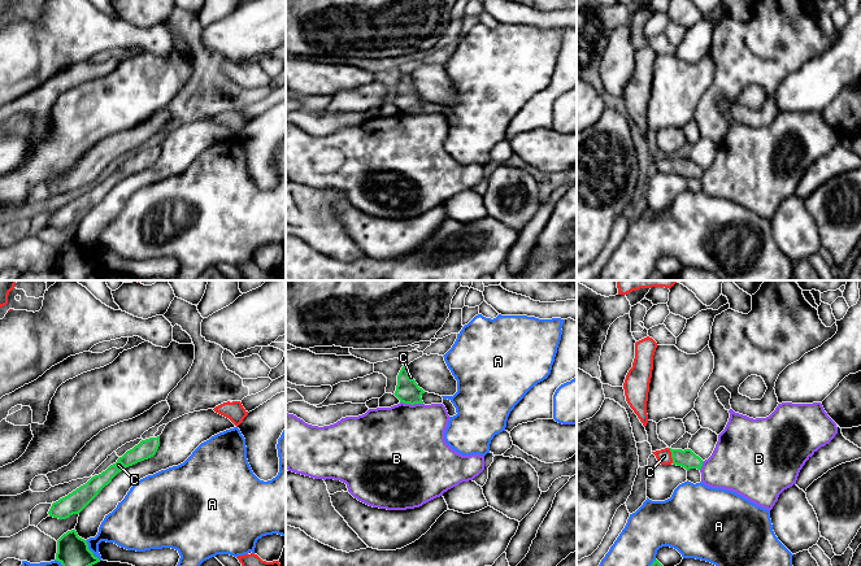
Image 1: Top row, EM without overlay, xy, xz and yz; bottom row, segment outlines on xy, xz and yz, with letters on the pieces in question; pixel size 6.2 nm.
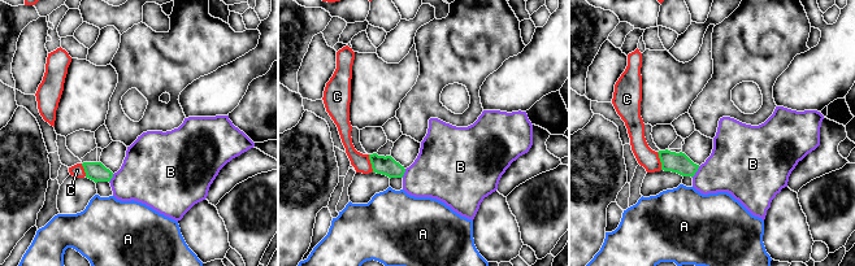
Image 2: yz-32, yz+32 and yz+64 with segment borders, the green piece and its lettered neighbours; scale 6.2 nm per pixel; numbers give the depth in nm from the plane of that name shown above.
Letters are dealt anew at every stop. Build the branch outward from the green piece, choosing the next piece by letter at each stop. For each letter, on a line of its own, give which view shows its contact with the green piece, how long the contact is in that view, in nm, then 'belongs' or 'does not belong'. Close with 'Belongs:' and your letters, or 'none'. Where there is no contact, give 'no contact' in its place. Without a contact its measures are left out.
A: meets green in xy; contact 160 nm long; does not belong
B: meets green in xz; contact 140 nm long; does not belong
C: meets green in yz; contact 100 nm long; belongs
Belongs: C

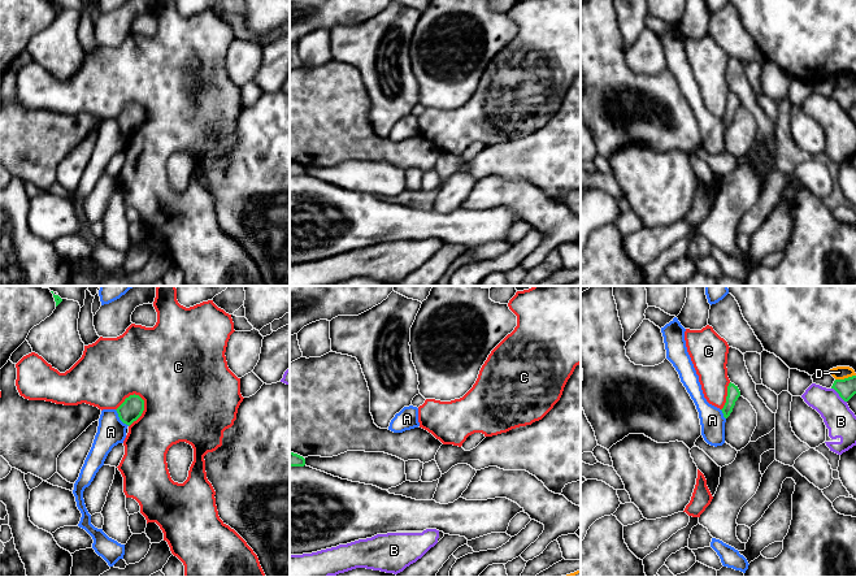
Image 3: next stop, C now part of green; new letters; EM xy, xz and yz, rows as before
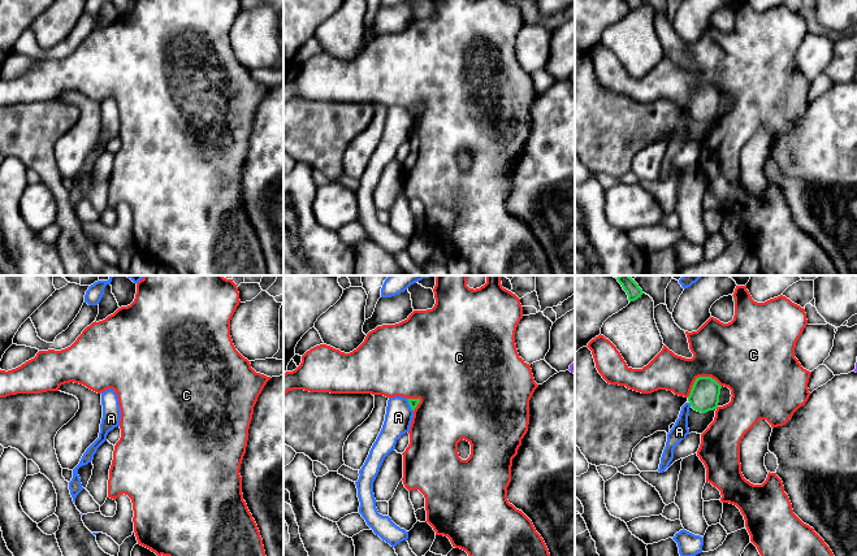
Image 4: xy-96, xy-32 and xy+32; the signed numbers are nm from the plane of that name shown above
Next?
A: meets green in xy; contact 140 nm long; does not belong
B: meets green in yz; contact 130 nm long; does not belong
C: meets green in xy; contact 220 nm long; does not belong
D: meets green in yz; contact 130 nm long; does not belong
Belongs: none

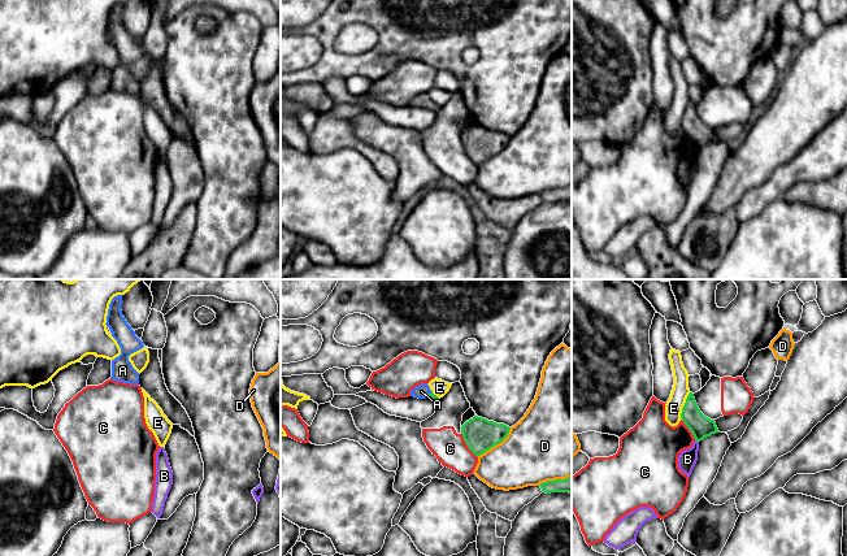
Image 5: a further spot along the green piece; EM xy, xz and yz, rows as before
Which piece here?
A: meets green in xz; contact 60 nm long; belongs
B: meets green in yz; contact 30 nm long; does not belong
C: meets green in xz; contact 190 nm long; does not belong
D: meets green in xz; contact 280 nm long; does not belong
E: meets green in yz; contact 180 nm long; does not belong
Belongs: A

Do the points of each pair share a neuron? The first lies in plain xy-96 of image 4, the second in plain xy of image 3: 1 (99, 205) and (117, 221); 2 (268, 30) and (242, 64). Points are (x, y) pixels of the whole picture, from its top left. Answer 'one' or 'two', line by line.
1: two
2: one

